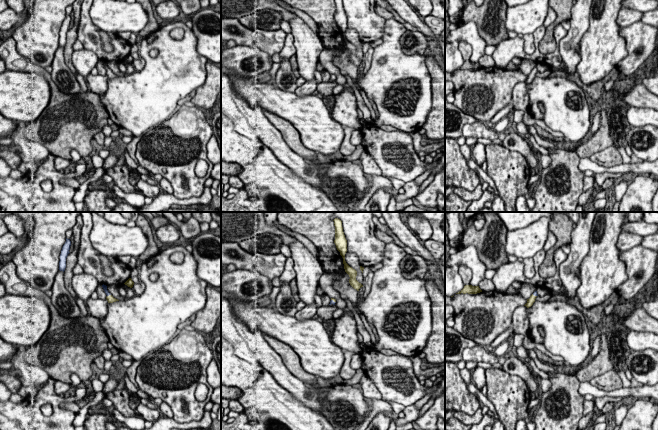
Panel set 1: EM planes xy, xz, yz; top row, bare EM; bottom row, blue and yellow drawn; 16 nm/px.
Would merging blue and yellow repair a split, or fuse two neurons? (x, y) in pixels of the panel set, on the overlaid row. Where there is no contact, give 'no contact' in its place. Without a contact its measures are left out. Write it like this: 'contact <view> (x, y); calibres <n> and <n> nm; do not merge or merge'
contact xz (332, 300); calibres 60 and 50 nm; merge

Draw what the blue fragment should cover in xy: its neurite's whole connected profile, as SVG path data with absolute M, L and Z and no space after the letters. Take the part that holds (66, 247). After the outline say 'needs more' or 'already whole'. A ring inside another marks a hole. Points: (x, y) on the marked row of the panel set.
M66 238L66 242L62 247L61 254L60 254L60 261L59 261L59 270L60 271L65 271L66 268L66 258L68 254L70 253L70 246L71 246L71 241L70 239Z; already whole

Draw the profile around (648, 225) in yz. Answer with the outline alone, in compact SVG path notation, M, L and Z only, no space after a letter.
M643 212L643 219L641 221L624 223L622 231L643 237L657 233L658 212Z

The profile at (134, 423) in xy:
M114 409L113 417L115 421L123 423L131 430L143 430L145 420L141 417L124 417L118 410Z

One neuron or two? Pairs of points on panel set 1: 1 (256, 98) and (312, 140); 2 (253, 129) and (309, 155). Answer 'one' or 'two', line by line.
1: one
2: two

